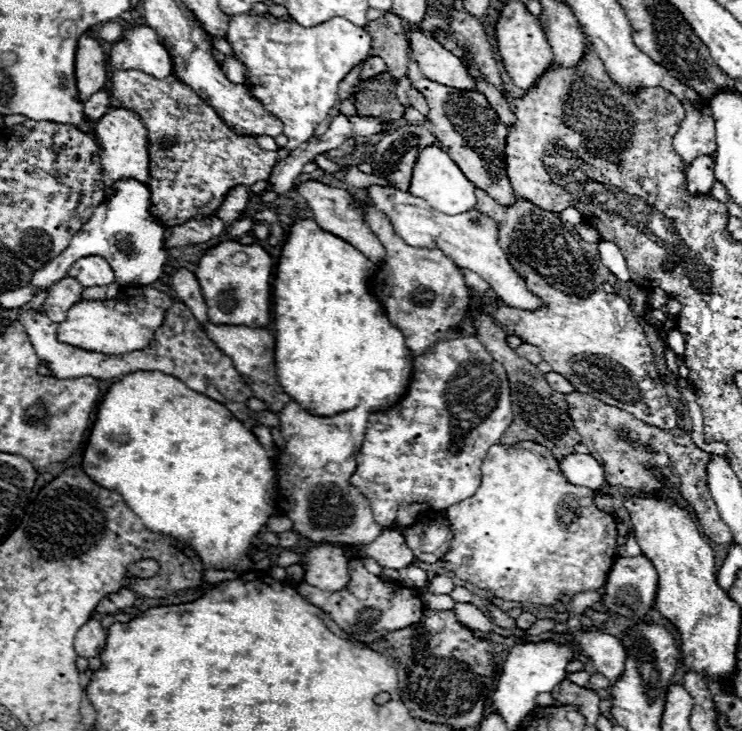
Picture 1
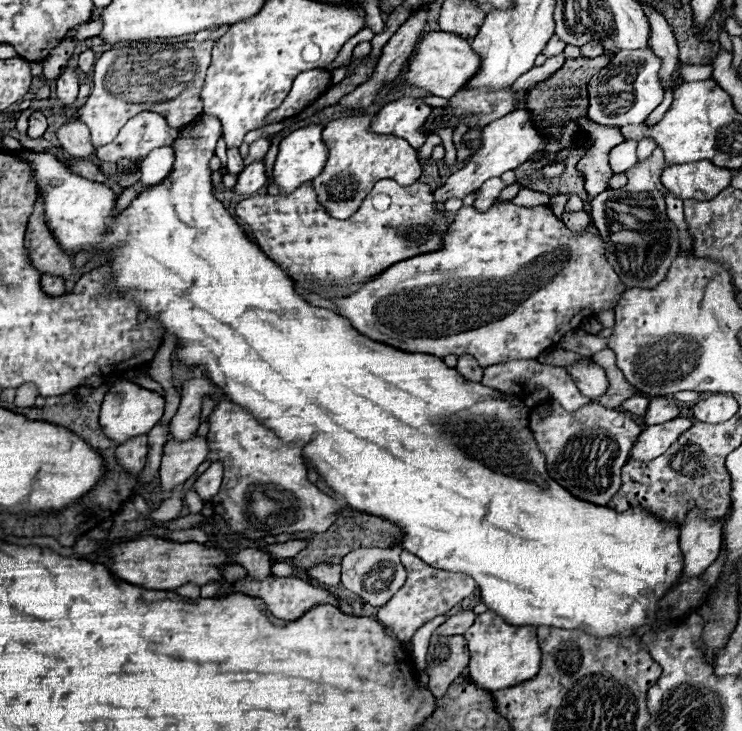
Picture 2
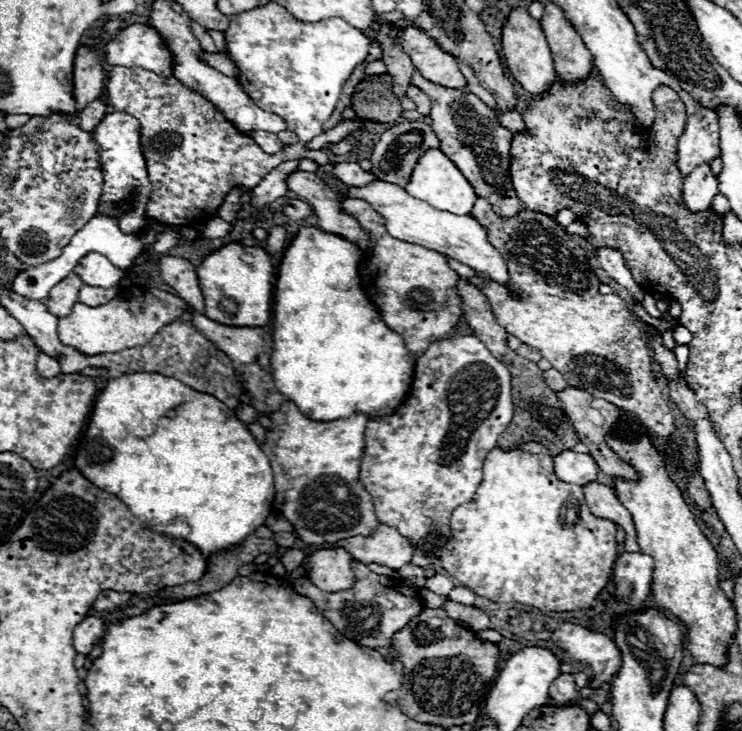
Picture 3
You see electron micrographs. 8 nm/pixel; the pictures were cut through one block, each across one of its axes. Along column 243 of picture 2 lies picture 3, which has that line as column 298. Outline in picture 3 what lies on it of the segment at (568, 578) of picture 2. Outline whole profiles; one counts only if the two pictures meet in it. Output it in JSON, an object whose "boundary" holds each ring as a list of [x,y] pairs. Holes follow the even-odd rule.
{"boundary":[[[302,226],[294,240],[290,242],[290,246],[284,250],[284,256],[282,256],[282,264],[278,268],[278,278],[276,278],[276,284],[274,284],[274,320],[272,320],[272,340],[274,340],[274,346],[272,346],[272,376],[274,376],[274,384],[278,386],[280,394],[284,394],[288,400],[292,400],[308,418],[312,420],[338,420],[338,418],[344,418],[348,414],[354,414],[354,412],[366,412],[366,414],[376,414],[376,412],[382,412],[382,410],[392,410],[392,408],[398,408],[406,396],[408,396],[408,390],[412,386],[412,376],[414,376],[414,356],[410,354],[410,350],[406,350],[404,346],[404,340],[398,332],[390,330],[384,322],[382,322],[382,314],[380,310],[366,298],[366,294],[362,292],[360,288],[360,274],[358,274],[358,266],[362,262],[362,250],[346,240],[342,240],[340,236],[334,236],[334,234],[328,234],[316,226]]]}

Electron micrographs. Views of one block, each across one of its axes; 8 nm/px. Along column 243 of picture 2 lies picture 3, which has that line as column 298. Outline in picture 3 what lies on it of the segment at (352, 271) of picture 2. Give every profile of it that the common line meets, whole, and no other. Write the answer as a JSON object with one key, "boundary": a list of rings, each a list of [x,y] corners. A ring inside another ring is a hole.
{"boundary":[[[290,200],[290,202],[284,206],[284,214],[286,214],[286,218],[290,218],[290,220],[300,220],[300,218],[306,218],[308,214],[312,214],[312,208],[310,208],[306,202]]]}

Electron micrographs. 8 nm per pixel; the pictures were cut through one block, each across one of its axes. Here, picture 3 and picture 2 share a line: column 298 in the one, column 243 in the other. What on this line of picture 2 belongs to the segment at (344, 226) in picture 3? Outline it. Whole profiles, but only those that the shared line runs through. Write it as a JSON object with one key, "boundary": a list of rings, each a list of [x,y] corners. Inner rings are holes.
{"boundary":[[[254,162],[254,164],[246,166],[237,176],[237,182],[232,190],[234,190],[234,194],[238,194],[238,196],[242,196],[242,194],[254,194],[254,192],[258,192],[264,184],[266,184],[264,162]]]}

